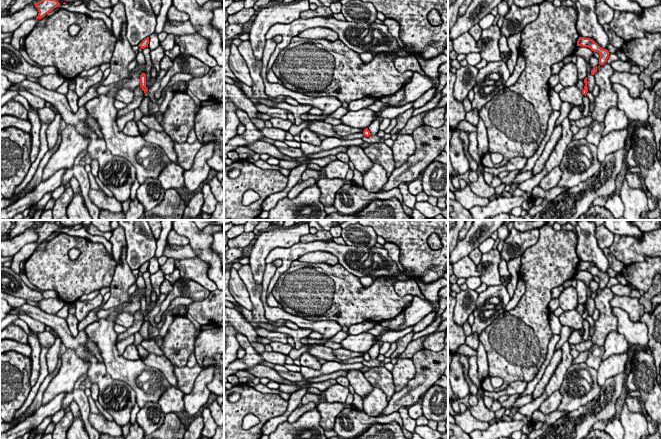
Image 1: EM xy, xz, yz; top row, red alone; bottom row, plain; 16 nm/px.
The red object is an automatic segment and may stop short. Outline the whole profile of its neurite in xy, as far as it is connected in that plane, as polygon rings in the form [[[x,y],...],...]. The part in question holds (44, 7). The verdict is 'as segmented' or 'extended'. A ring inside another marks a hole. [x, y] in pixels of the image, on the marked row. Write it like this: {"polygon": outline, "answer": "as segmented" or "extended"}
{"polygon": [[[41,0],[31,3],[12,15],[0,17],[0,33],[11,33],[28,19],[41,19],[54,8],[60,6],[57,0]]], "answer": "extended"}

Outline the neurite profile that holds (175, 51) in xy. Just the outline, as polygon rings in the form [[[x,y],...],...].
[[[175,45],[171,50],[165,51],[165,56],[169,57],[172,61],[175,60],[180,54],[180,47],[178,45]]]

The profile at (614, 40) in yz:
[[[609,24],[604,25],[604,30],[608,36],[609,43],[615,48],[621,49],[625,41],[615,34],[615,32],[611,29]]]

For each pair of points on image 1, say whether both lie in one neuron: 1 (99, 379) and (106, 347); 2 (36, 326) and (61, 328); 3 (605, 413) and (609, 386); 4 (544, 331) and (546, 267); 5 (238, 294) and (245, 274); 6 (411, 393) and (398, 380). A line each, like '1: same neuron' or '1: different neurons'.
1: different neurons
2: different neurons
3: same neuron
4: same neuron
5: different neurons
6: different neurons

